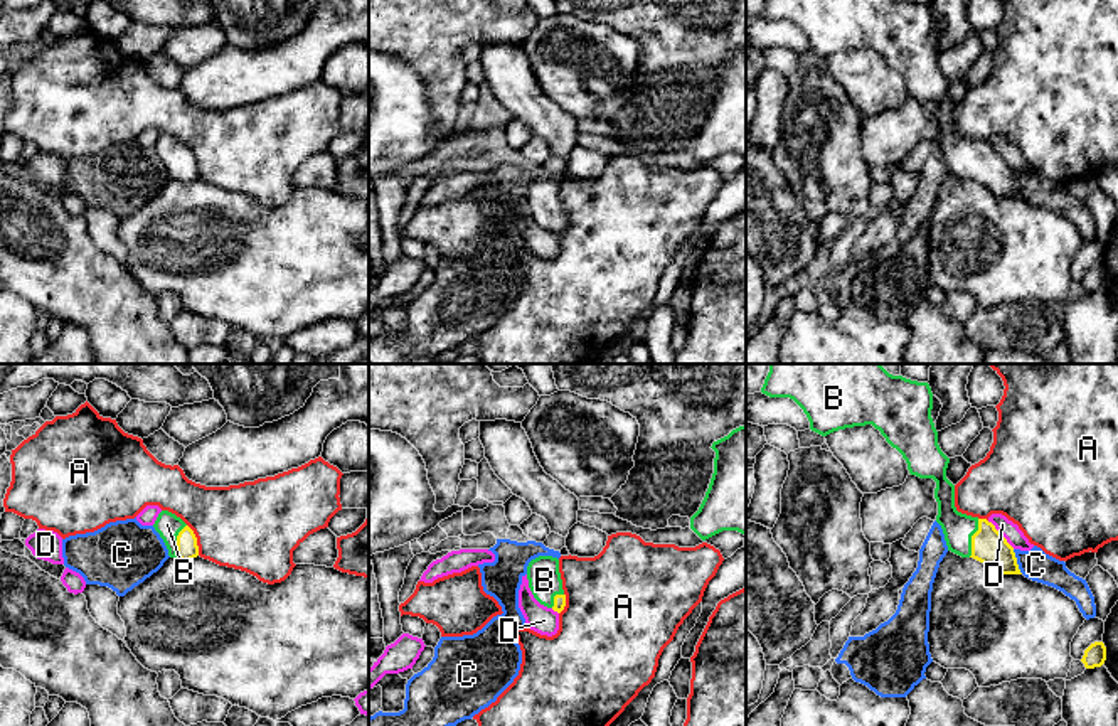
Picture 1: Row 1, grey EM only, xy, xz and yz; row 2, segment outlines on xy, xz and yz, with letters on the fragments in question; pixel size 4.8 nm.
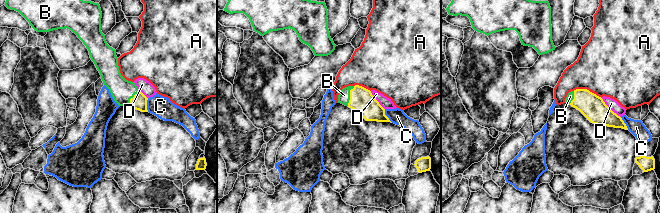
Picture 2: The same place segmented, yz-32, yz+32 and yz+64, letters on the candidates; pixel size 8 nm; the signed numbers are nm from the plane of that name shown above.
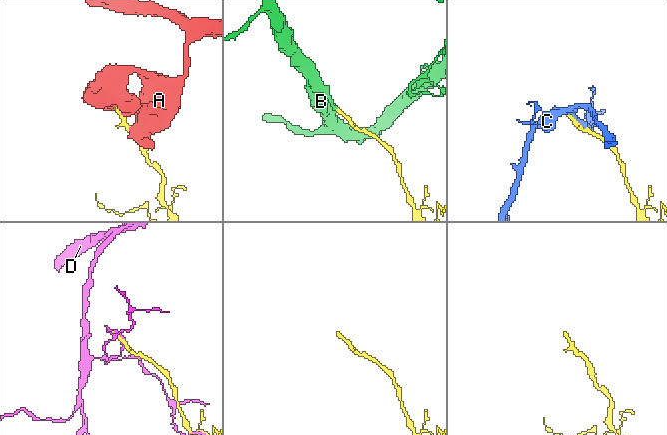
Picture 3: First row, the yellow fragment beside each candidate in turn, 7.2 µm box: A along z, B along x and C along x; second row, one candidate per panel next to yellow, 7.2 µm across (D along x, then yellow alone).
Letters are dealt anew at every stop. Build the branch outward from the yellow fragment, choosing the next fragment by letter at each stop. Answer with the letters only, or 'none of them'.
B

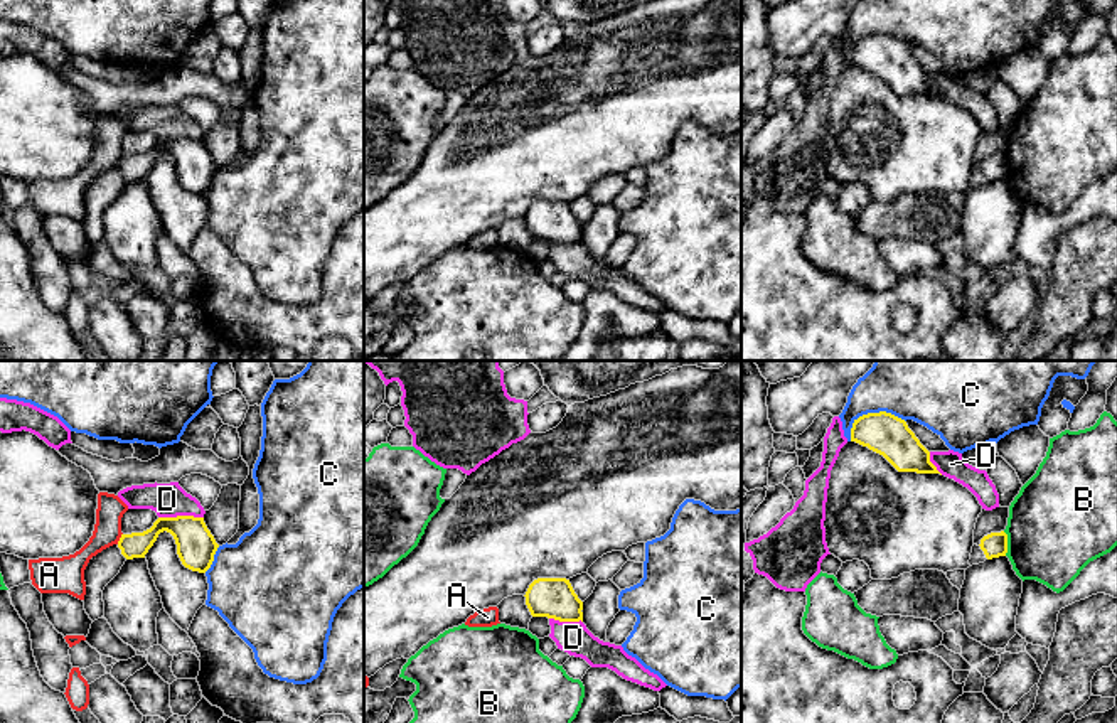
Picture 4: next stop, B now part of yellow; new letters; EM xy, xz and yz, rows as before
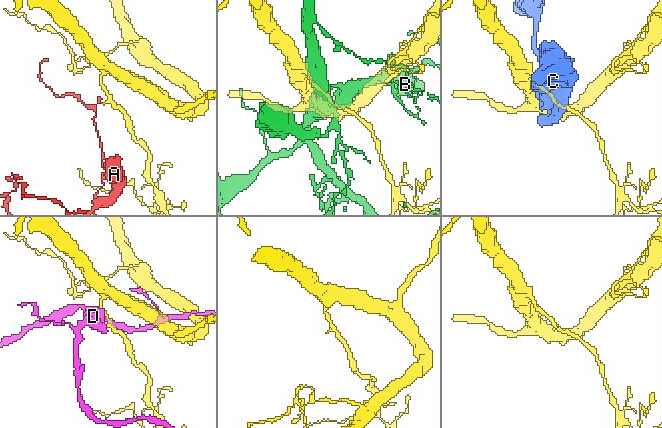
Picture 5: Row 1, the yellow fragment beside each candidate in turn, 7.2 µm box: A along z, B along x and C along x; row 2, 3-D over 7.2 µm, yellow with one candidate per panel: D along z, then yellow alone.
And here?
none of them

